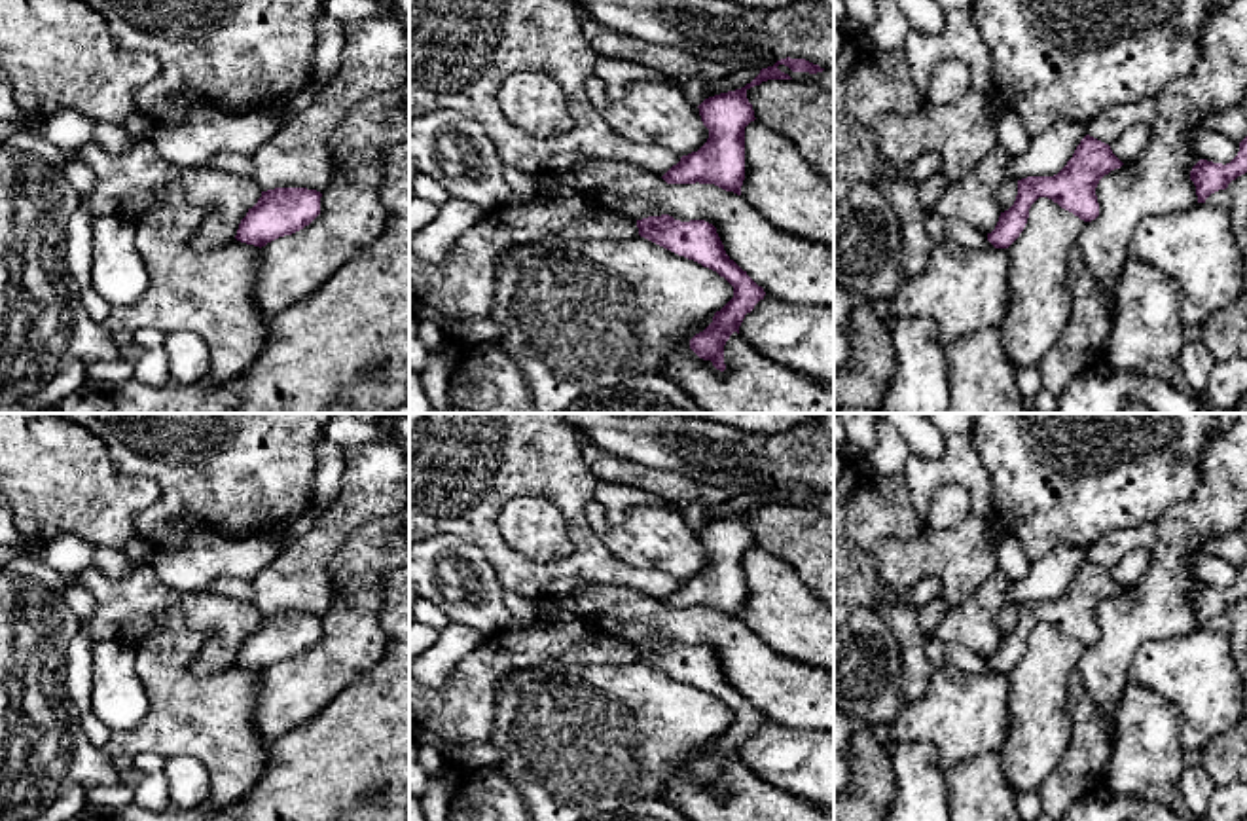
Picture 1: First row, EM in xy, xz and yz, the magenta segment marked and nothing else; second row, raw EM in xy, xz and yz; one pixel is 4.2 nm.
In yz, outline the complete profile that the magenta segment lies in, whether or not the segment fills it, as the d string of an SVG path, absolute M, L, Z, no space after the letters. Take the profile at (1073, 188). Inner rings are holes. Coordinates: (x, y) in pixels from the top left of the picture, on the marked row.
M1086 135L1057 174L1018 180L1016 201L1001 212L987 241L995 248L1008 248L1023 231L1029 209L1039 197L1052 199L1084 222L1095 220L1099 216L1095 188L1105 174L1122 165L1109 144Z

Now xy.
M307 188L262 192L258 203L241 220L235 239L254 246L292 235L320 214L322 193Z

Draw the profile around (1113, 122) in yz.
M1147 97L1137 102L1126 102L1107 108L1103 114L1086 123L1086 133L1105 144L1112 144L1128 127L1156 121L1156 99Z

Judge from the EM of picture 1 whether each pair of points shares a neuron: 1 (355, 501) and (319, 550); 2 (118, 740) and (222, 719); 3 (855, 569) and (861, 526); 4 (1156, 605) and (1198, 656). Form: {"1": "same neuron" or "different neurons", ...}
{"1": "same neuron", "2": "same neuron", "3": "same neuron", "4": "different neurons"}

